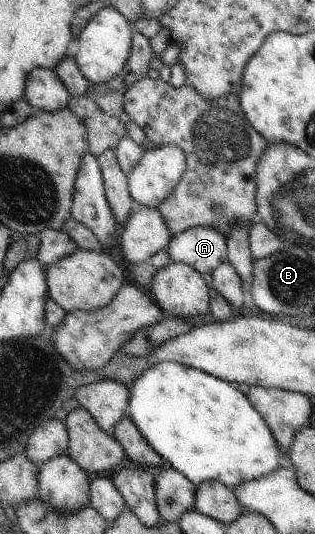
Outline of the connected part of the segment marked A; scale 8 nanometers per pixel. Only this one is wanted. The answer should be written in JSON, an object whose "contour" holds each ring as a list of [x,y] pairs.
{"contour":[[[194,226],[176,234],[167,248],[173,262],[191,265],[206,277],[225,261],[227,239],[214,226]]]}

